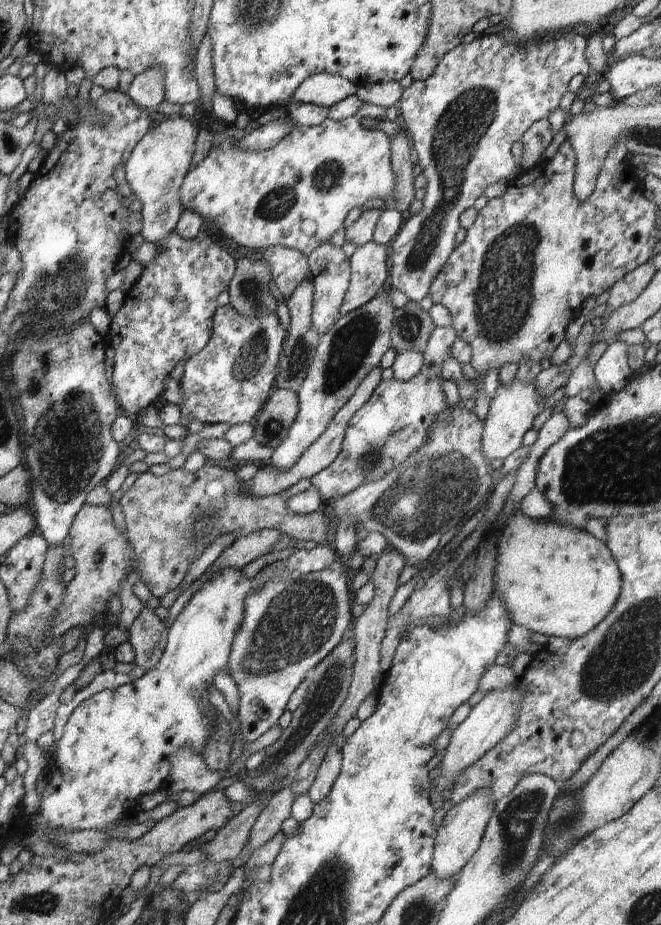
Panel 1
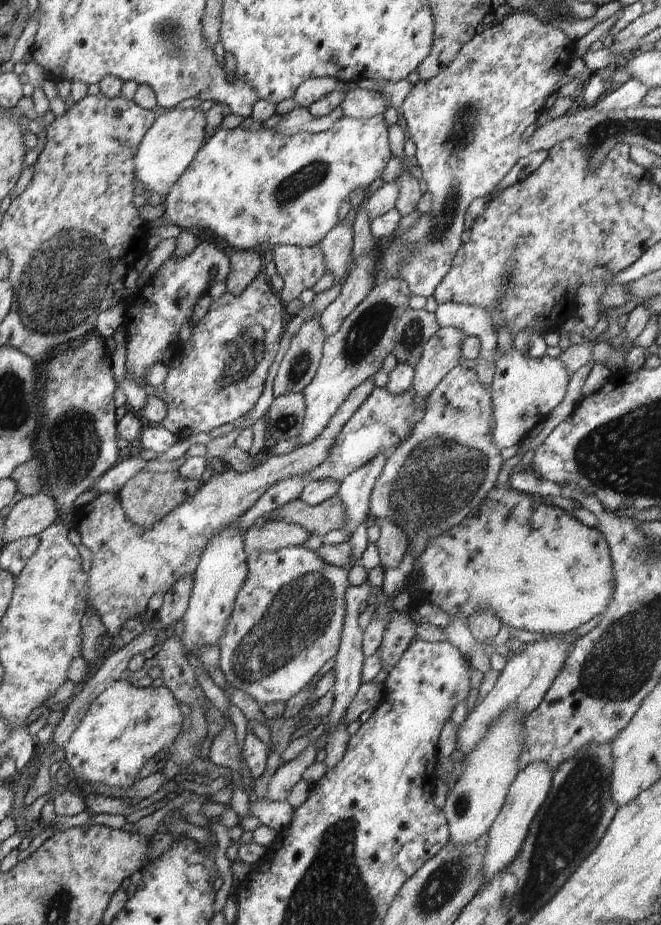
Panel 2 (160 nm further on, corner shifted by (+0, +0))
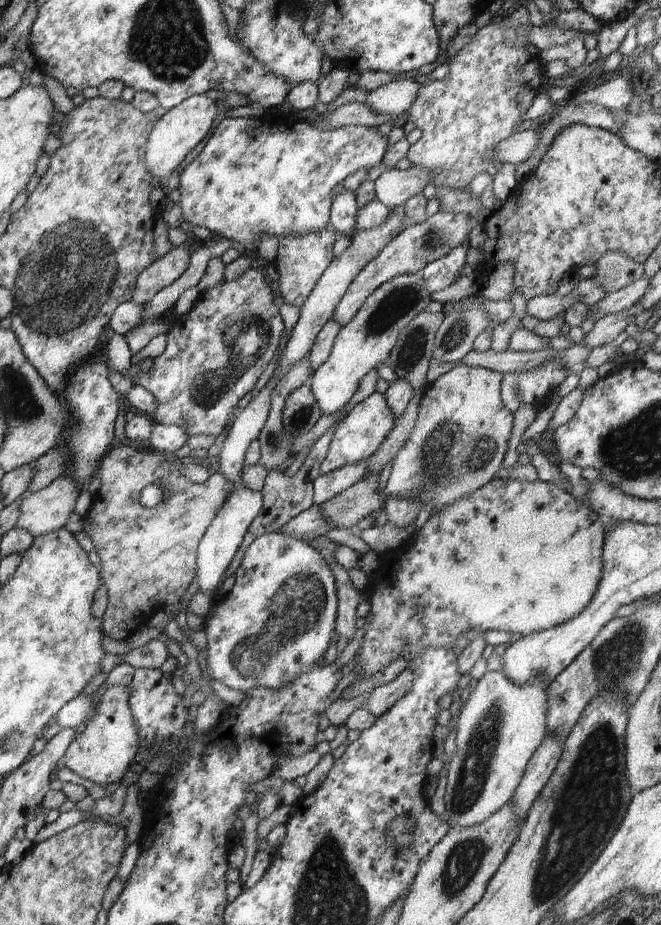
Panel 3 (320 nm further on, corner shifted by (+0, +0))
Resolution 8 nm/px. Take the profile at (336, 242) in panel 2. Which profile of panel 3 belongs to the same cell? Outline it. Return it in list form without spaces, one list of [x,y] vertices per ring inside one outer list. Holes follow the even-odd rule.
[[[349,189],[339,192],[332,199],[328,228],[336,236],[342,235],[352,238],[356,231],[357,200],[355,194]]]

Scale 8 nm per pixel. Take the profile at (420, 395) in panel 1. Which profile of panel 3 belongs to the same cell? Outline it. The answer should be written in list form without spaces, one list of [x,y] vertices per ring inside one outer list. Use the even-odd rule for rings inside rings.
[[[376,391],[356,404],[351,412],[345,414],[344,418],[335,424],[328,454],[321,462],[321,467],[319,468],[321,474],[325,475],[343,466],[356,464],[361,460],[370,458],[382,442],[386,440],[387,434],[394,428],[395,422],[394,415],[382,393]]]

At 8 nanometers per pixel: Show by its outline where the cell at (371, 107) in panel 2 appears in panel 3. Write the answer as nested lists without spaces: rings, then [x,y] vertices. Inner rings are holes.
[[[412,77],[393,81],[371,91],[365,103],[375,112],[383,115],[399,115],[408,112],[414,104],[422,84]]]

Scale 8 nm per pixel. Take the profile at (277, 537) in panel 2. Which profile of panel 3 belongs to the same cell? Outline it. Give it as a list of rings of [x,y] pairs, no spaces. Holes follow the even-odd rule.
[[[313,504],[298,516],[290,519],[278,533],[300,540],[308,540],[325,535],[333,528],[335,528],[335,526],[327,521],[319,505]]]

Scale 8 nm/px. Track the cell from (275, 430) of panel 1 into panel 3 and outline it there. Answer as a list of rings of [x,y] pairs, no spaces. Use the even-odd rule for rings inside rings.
[[[304,384],[287,396],[282,411],[282,424],[285,433],[292,438],[304,436],[312,430],[323,412],[313,395],[309,384]]]

